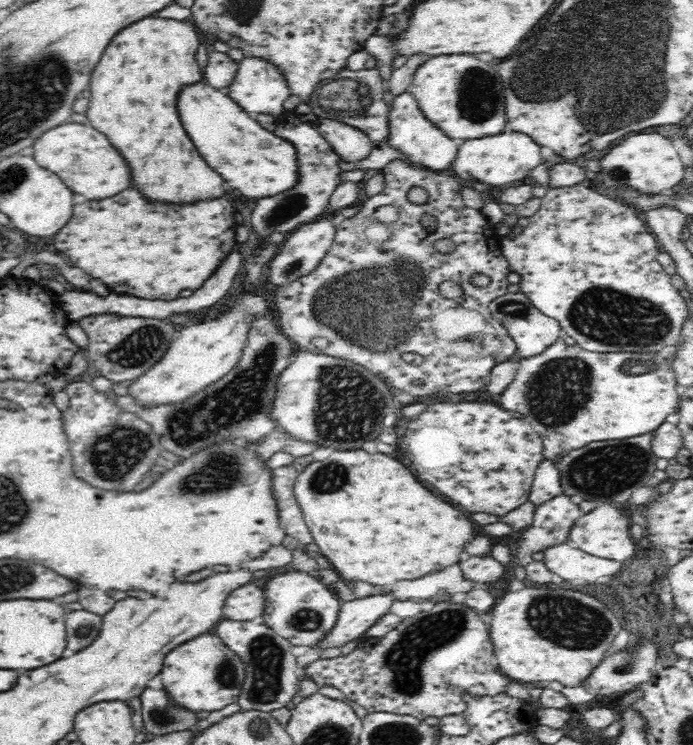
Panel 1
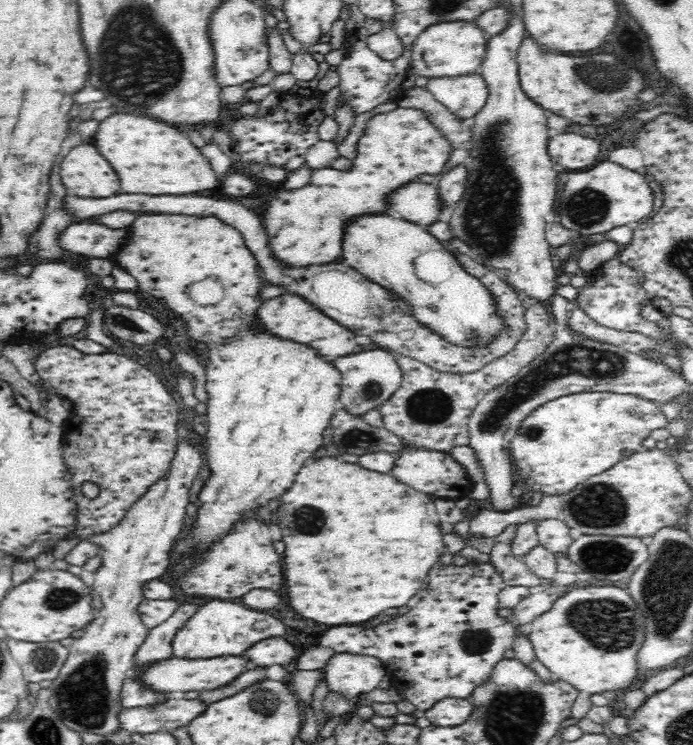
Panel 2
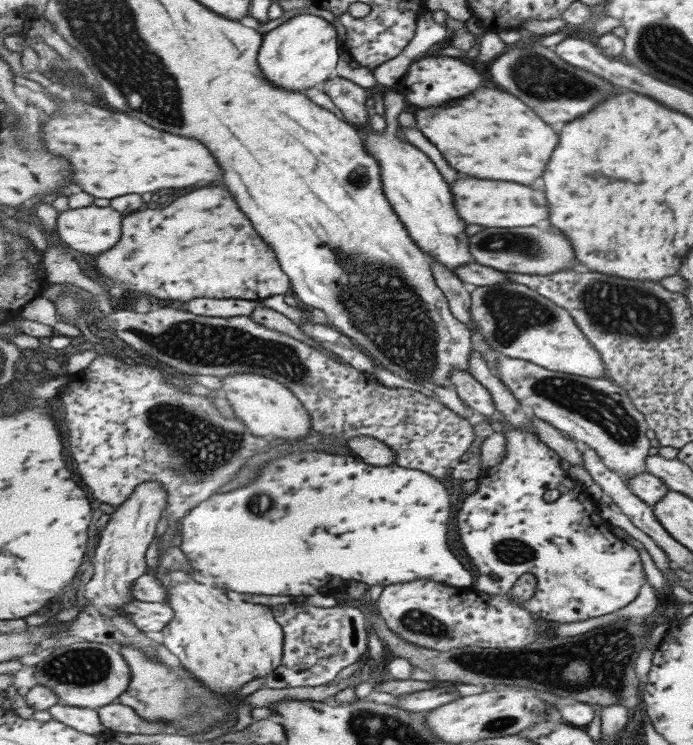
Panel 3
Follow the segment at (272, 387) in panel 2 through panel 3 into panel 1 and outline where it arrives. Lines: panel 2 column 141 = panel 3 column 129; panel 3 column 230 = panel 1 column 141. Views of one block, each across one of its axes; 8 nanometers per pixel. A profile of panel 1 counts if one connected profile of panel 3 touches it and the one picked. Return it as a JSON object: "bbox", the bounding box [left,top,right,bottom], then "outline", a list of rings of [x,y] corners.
{"bbox":[54,188,236,300],"outline":[[[130,188],[112,198],[102,198],[96,204],[84,202],[74,206],[70,222],[56,234],[54,244],[58,250],[68,254],[72,266],[78,266],[86,274],[104,280],[118,294],[150,300],[176,300],[180,298],[182,290],[200,288],[234,248],[236,222],[233,215],[234,209],[226,196],[174,204],[154,202],[138,188]]]}

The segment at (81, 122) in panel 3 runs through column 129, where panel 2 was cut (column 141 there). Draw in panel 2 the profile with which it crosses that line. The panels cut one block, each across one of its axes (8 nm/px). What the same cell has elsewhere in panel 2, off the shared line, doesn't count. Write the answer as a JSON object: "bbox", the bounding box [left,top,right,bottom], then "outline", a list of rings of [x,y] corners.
{"bbox":[94,114,220,194],"outline":[[[114,114],[100,122],[94,144],[118,172],[126,194],[194,194],[220,184],[202,152],[180,130],[154,118]]]}

